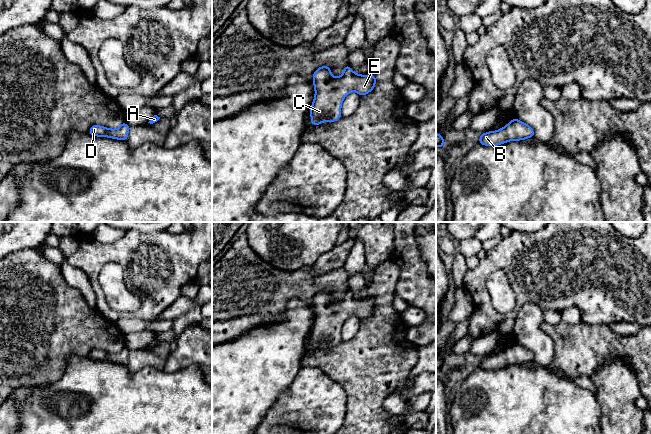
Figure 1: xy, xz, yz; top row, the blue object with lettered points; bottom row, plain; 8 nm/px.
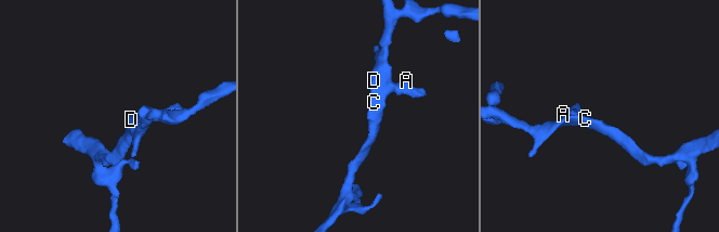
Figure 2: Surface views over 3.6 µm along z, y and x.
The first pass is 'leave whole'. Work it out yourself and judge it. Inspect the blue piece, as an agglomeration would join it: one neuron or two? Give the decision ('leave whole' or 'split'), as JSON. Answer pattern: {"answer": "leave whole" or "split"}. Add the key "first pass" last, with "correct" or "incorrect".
{"answer": "leave whole", "first pass": "correct"}

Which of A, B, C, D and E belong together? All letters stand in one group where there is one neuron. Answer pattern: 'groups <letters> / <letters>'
groups A B C D E

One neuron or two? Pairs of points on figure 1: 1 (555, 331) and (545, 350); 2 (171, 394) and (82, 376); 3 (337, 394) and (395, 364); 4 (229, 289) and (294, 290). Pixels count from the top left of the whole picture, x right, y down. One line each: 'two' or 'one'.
1: two
2: one
3: two
4: one

